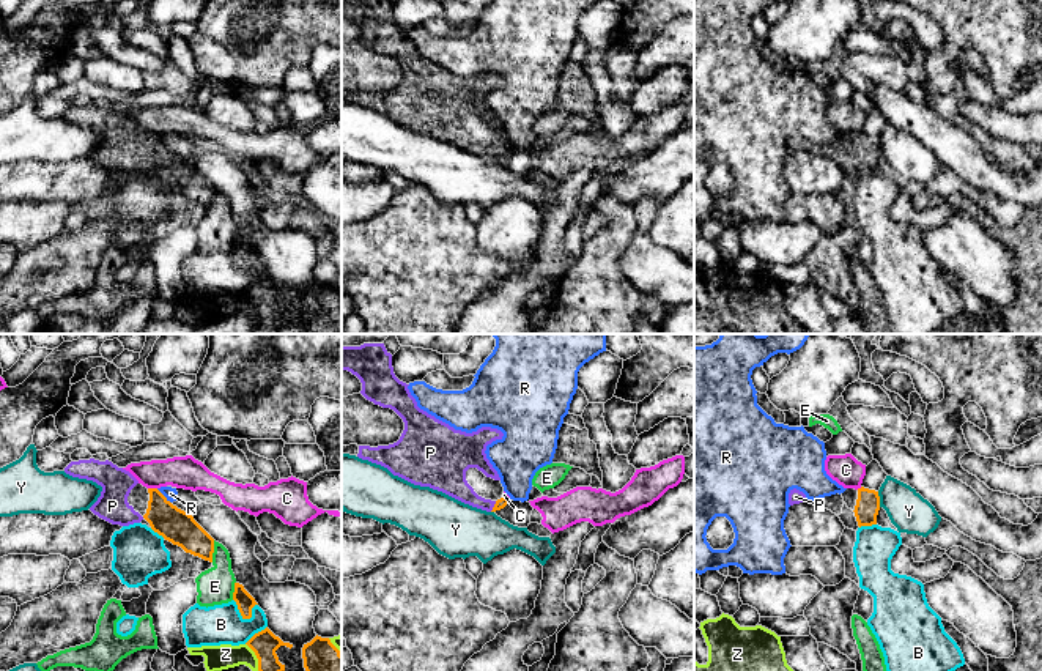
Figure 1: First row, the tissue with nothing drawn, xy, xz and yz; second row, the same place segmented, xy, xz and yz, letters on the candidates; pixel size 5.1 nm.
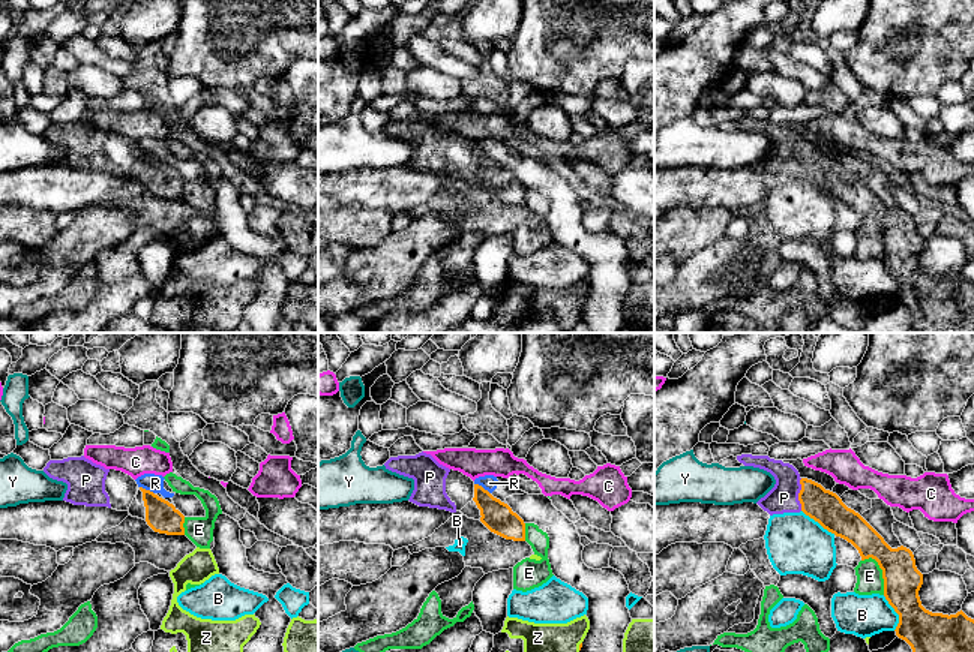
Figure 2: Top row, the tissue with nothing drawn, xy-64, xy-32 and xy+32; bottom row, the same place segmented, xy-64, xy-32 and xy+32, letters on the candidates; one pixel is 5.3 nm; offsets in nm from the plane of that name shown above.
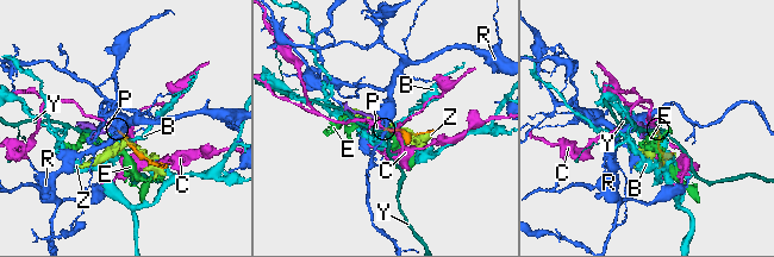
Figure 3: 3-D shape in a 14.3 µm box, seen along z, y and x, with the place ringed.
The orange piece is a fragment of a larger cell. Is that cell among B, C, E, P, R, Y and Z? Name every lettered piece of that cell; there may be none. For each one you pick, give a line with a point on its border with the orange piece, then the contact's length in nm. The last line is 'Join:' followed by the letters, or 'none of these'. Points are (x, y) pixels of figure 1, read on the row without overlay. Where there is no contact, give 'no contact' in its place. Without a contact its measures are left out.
P: xz (495, 153) | 70 nm
Join: P

